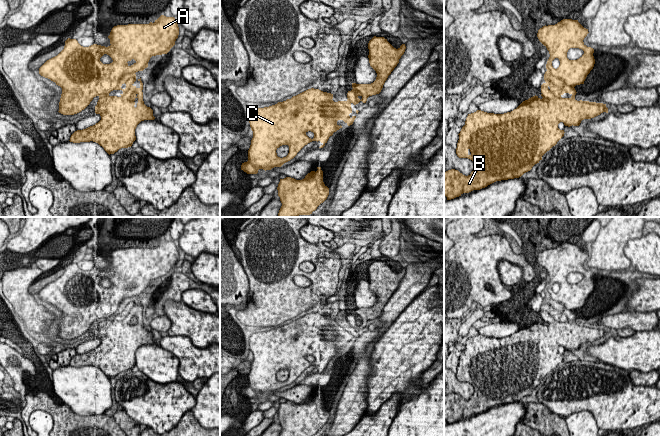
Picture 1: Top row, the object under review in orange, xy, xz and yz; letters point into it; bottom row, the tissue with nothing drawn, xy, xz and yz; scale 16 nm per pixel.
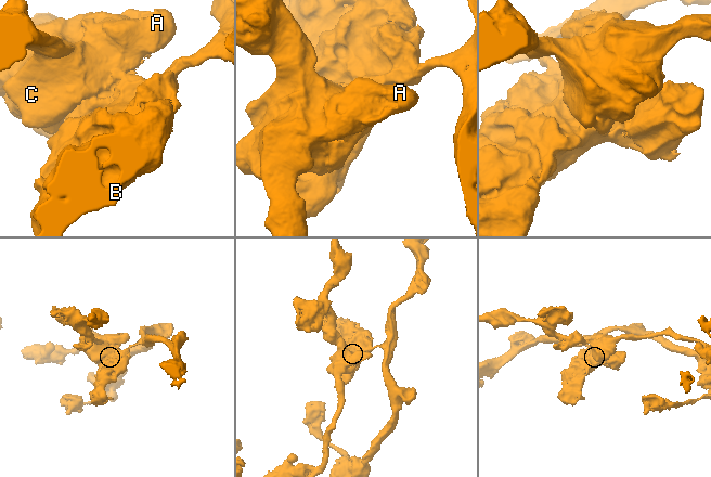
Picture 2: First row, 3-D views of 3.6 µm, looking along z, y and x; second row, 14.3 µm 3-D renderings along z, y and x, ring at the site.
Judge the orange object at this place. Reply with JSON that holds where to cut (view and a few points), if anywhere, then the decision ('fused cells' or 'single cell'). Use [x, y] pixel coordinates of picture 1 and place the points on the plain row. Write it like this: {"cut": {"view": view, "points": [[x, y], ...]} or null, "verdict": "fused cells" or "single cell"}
{"cut": {"view": "xy", "points": [[131, 308], [121, 321]]}, "verdict": "fused cells"}

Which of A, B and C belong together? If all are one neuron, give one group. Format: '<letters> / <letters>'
A C / B

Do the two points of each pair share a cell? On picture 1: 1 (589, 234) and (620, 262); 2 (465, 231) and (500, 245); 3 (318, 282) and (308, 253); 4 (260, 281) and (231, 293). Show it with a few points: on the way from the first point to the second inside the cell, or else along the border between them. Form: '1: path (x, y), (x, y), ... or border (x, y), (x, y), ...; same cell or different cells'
1: border (601, 227), (592, 242); different cells
2: path (474, 240), (479, 245), (491, 245); same cell
3: path (318, 275), (318, 265), (314, 260); same cell
4: border (240, 263), (248, 280), (249, 295), (246, 304); different cells

